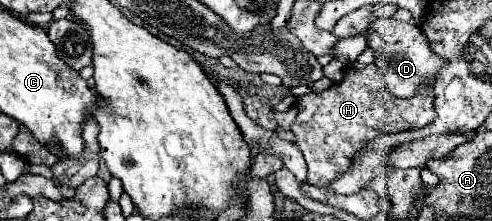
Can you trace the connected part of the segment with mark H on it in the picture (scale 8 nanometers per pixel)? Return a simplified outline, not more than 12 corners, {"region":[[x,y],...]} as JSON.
{"region":[[377,66],[299,98],[291,132],[313,186],[377,134],[423,128],[433,90],[385,92]]}

